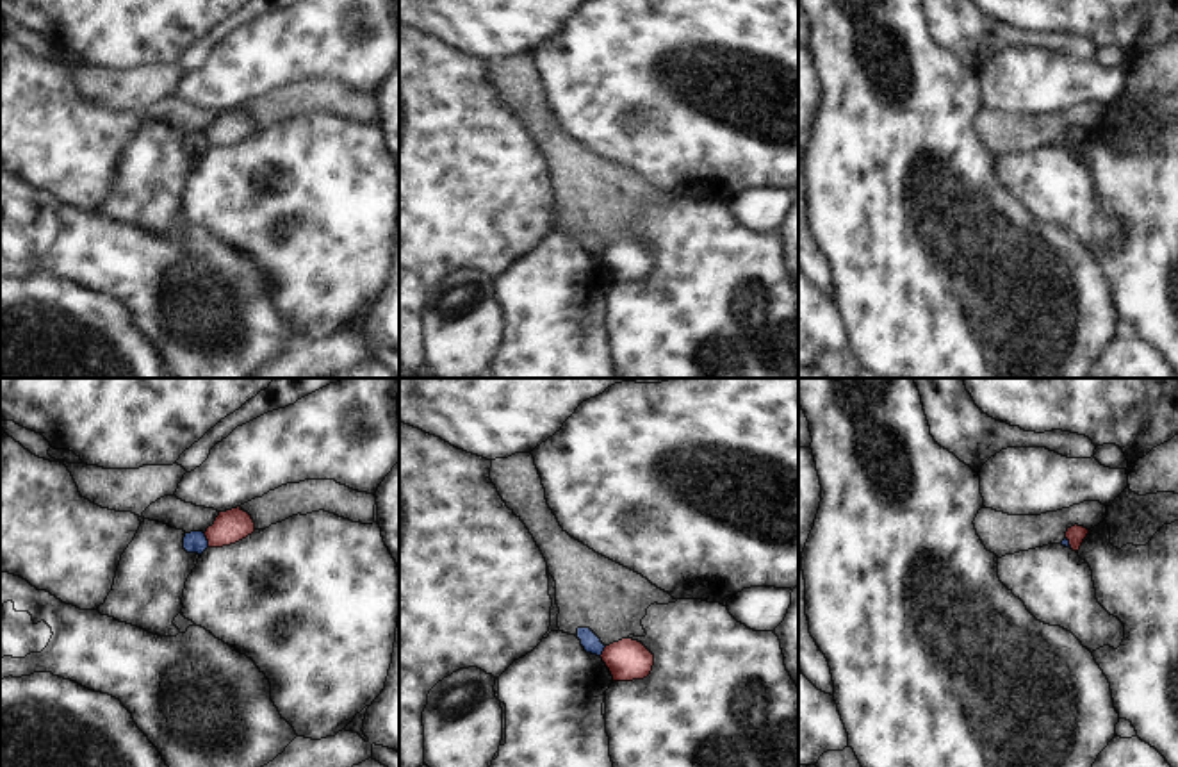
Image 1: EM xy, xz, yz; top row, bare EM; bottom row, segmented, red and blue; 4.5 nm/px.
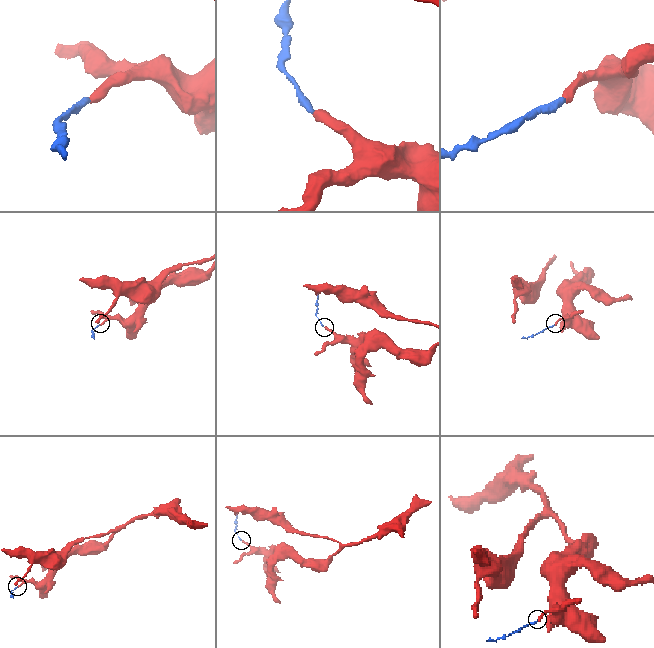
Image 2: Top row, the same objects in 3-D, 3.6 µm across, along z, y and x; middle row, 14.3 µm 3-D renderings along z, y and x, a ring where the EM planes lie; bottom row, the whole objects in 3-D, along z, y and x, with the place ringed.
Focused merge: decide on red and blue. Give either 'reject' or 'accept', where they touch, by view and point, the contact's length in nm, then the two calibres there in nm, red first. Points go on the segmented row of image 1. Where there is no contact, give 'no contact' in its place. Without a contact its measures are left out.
reject | xy (207, 539) | 70 nm | 150/100 nm

